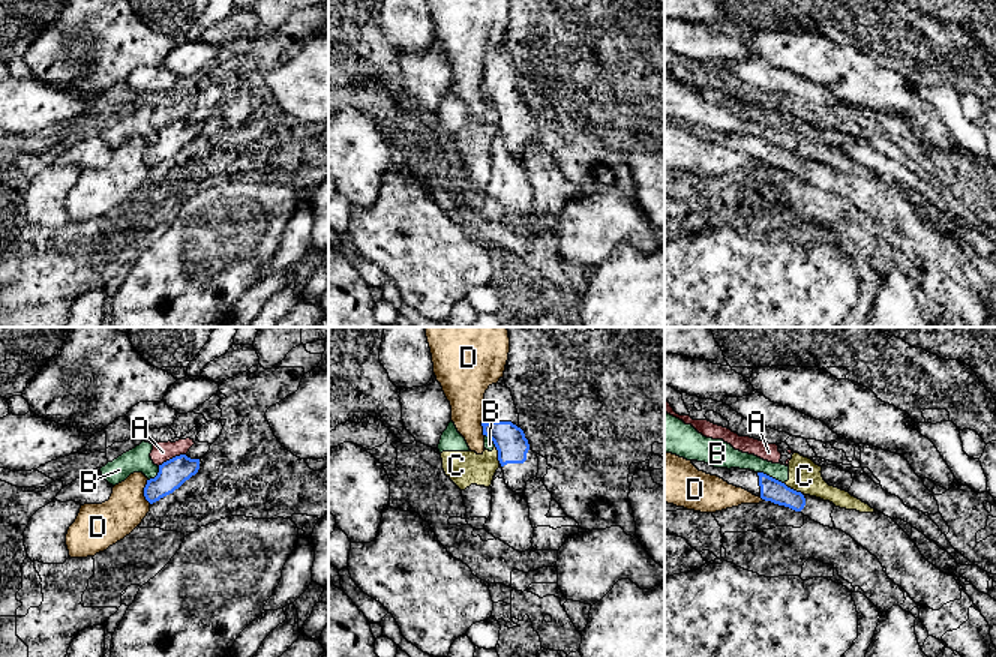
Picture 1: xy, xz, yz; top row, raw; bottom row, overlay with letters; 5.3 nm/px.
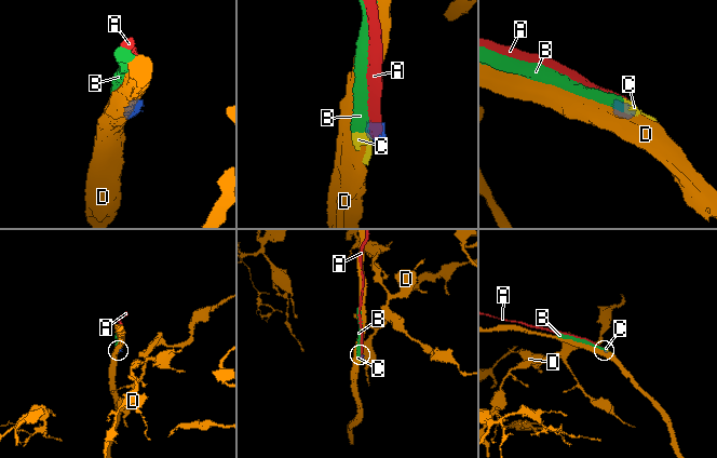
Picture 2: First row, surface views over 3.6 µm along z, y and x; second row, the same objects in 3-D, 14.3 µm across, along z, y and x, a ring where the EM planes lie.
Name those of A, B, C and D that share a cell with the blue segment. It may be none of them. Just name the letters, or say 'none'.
none

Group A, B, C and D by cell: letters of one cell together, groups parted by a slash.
A / B C / D

